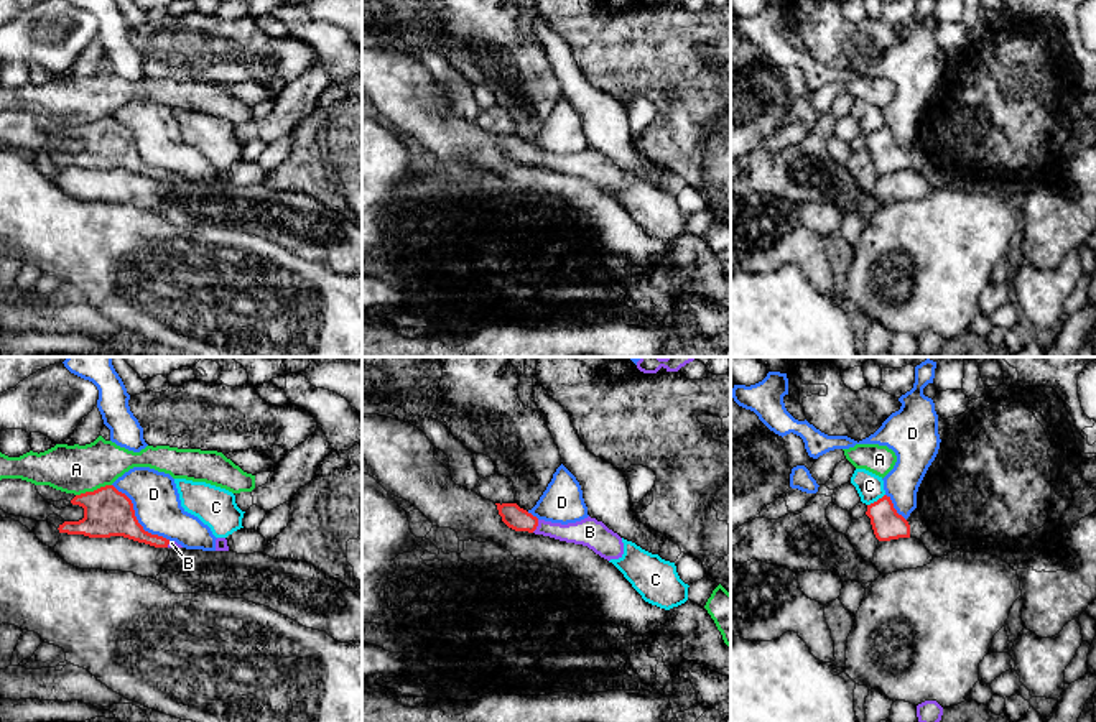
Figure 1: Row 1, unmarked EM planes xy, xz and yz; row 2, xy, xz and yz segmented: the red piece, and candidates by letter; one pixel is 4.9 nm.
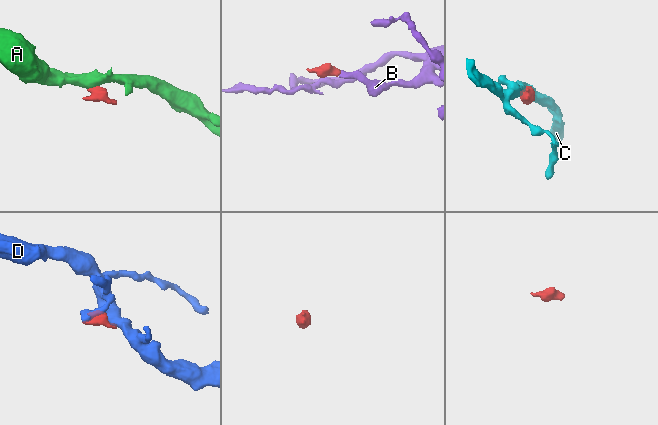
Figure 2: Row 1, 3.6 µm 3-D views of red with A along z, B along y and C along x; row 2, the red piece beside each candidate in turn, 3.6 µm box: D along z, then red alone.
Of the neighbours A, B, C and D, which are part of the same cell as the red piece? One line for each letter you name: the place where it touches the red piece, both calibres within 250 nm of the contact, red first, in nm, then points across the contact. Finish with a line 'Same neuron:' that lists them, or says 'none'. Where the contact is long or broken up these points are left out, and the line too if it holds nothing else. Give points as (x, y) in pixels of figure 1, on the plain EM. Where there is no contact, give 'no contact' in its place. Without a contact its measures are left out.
B: xz (537, 157) | 120/130 nm | across xz (517, 150), (537, 157), (558, 163), (586, 163)
Same neuron: B

